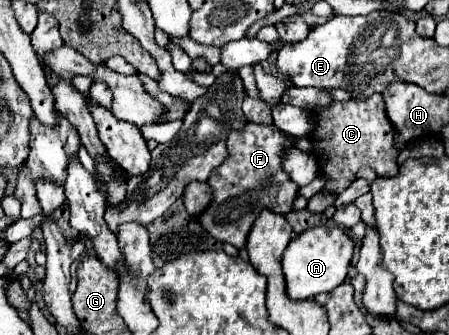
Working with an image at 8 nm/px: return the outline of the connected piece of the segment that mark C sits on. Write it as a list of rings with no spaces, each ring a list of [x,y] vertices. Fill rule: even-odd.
[[[374,93],[364,101],[334,101],[332,107],[310,113],[318,121],[312,141],[320,173],[328,179],[324,191],[340,195],[352,183],[352,179],[356,179],[356,173],[362,167],[372,167],[382,177],[392,177],[398,173],[398,149],[394,141],[396,131],[386,117],[380,93]]]

